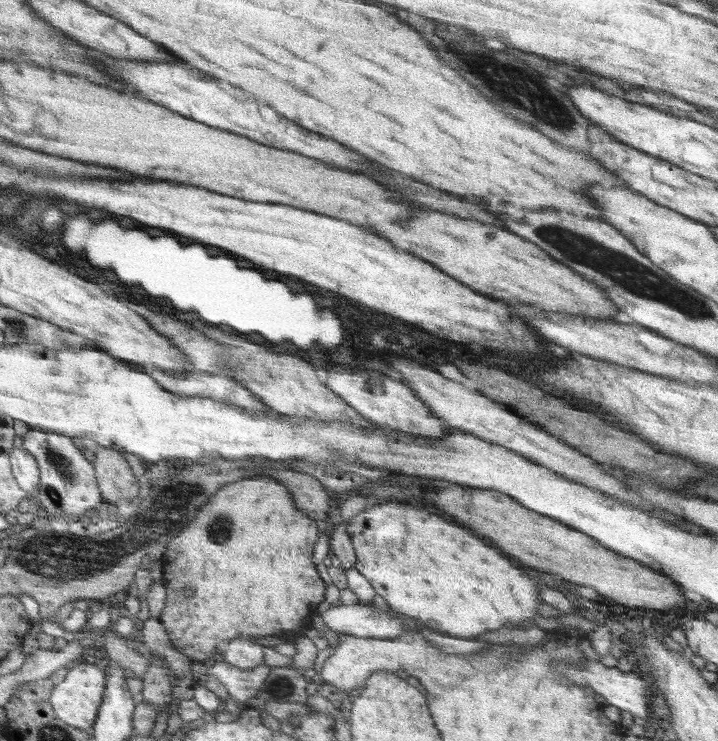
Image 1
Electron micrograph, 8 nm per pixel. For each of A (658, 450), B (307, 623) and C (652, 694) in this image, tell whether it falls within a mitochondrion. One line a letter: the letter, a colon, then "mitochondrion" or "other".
A: other
B: other
C: other

